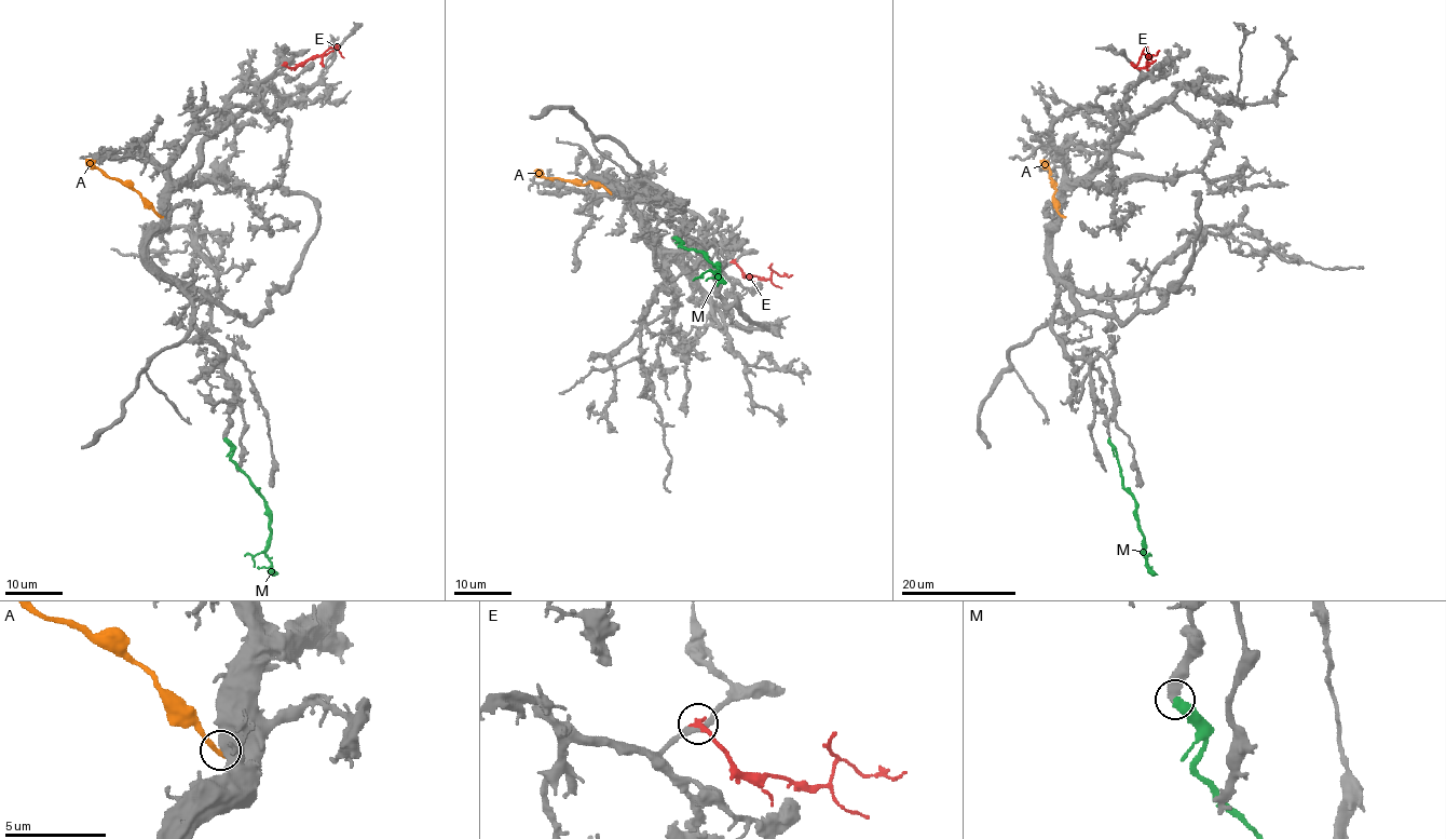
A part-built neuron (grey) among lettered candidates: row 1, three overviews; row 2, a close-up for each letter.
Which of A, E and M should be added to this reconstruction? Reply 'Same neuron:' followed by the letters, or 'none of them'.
Same neuron: M

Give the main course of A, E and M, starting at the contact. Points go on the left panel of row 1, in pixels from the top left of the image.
A: (159, 215), (134, 189), (108, 178), (85, 159)
E: (284, 64), (290, 68), (321, 56), (331, 48), (336, 48), (343, 58)
M: (226, 440), (232, 450), (232, 462), (264, 500), (270, 530), (265, 556), (271, 565), (257, 567)

